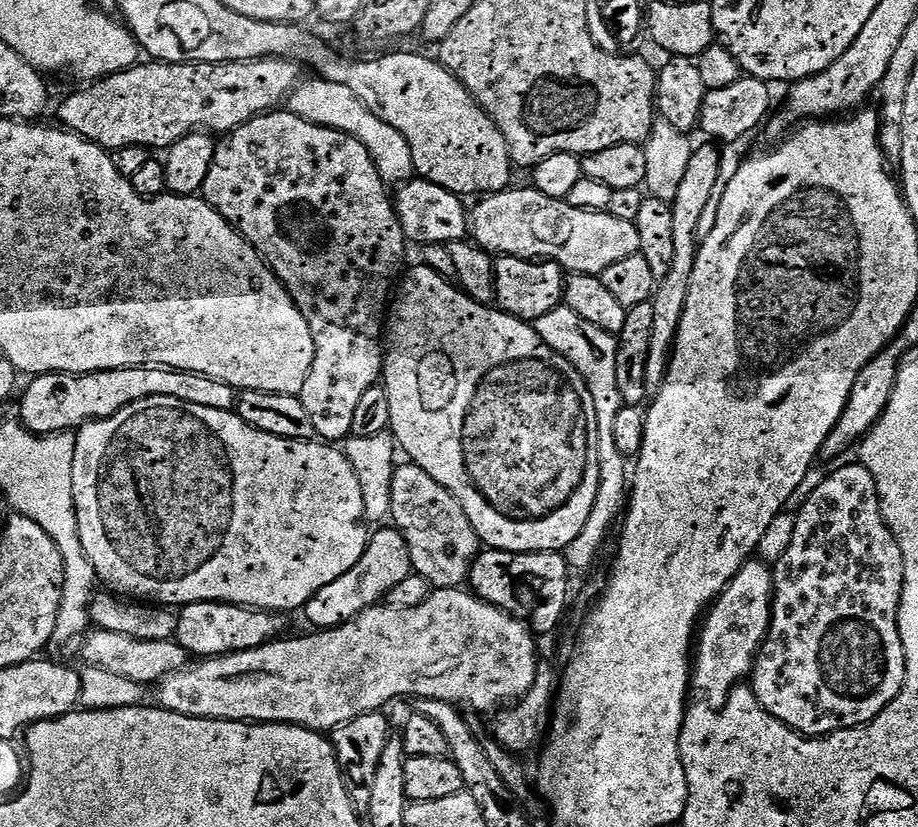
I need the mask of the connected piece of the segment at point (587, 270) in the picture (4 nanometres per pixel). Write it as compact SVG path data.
M588 208L566 209L566 262L563 271L568 274L599 276L606 266L622 262L622 258L640 255L640 239L635 220L616 218L605 211L592 211Z

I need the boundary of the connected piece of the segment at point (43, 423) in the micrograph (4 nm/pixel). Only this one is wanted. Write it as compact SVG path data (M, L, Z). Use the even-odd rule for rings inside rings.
M145 366L142 368L119 368L113 372L89 372L83 376L71 374L49 374L37 376L20 400L19 419L33 434L67 432L79 429L90 420L104 420L128 404L142 398L165 396L178 398L198 406L210 403L208 388L210 381L206 374L194 374L177 368Z

